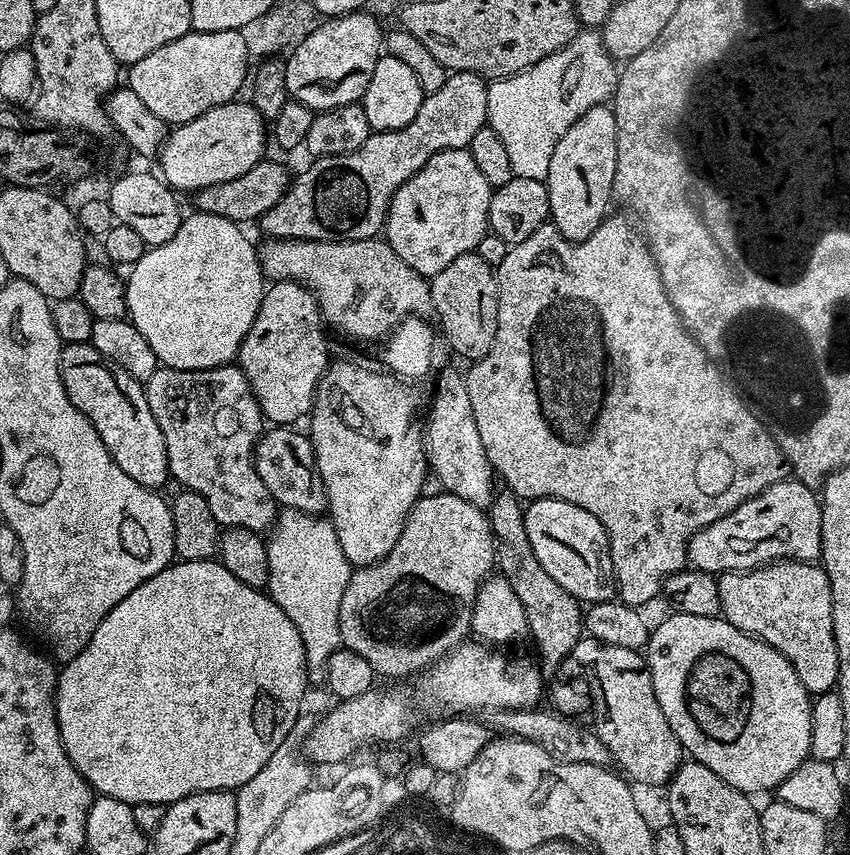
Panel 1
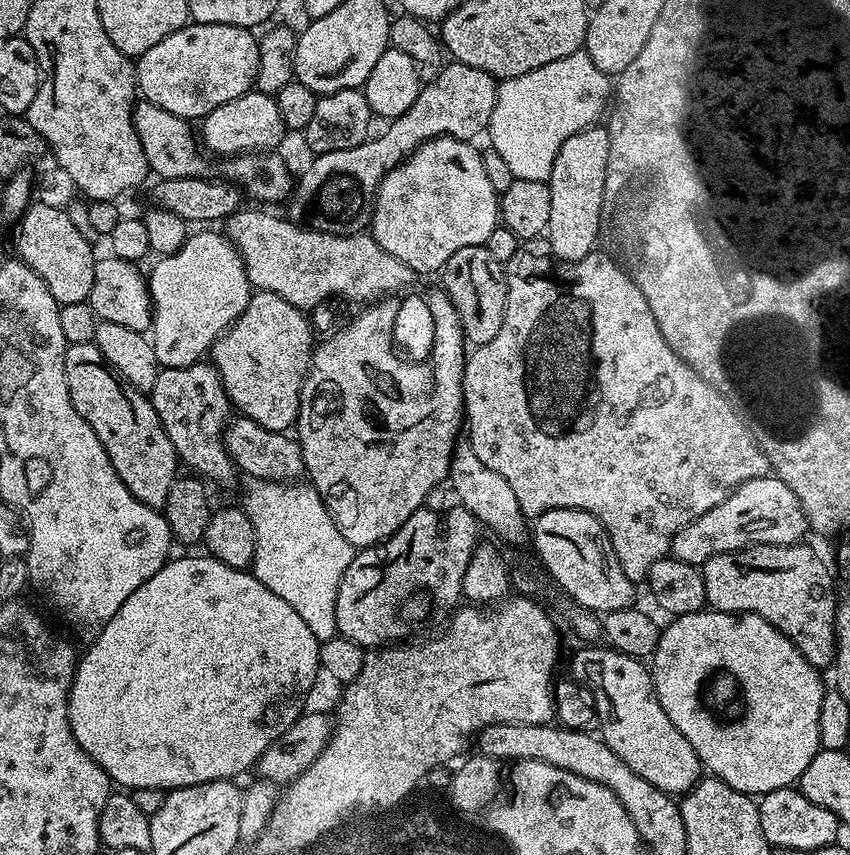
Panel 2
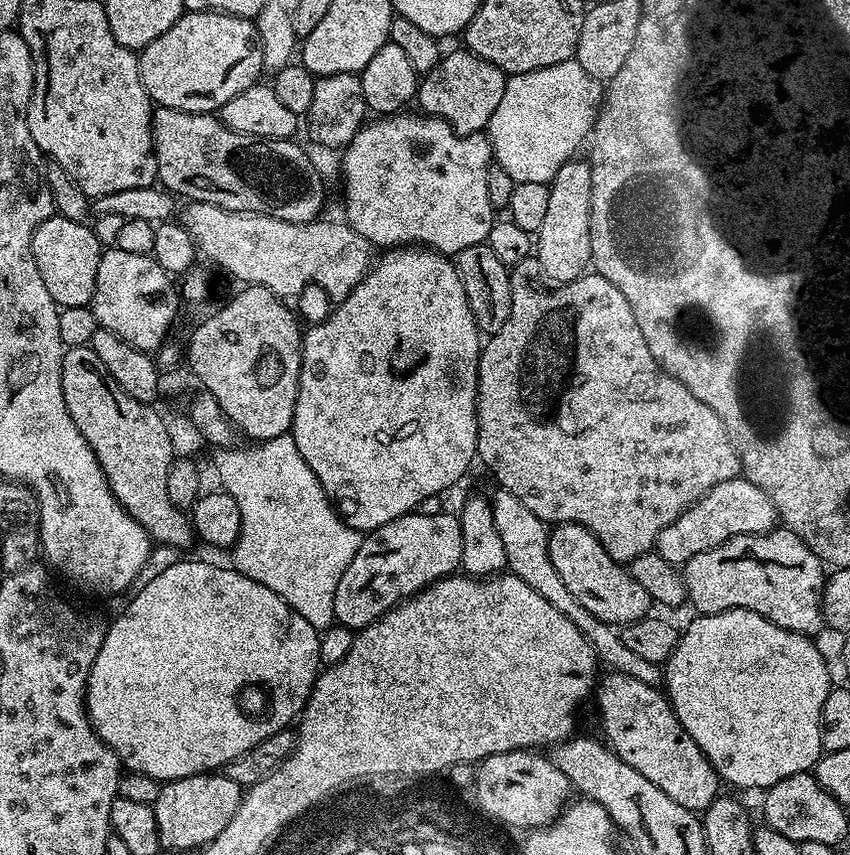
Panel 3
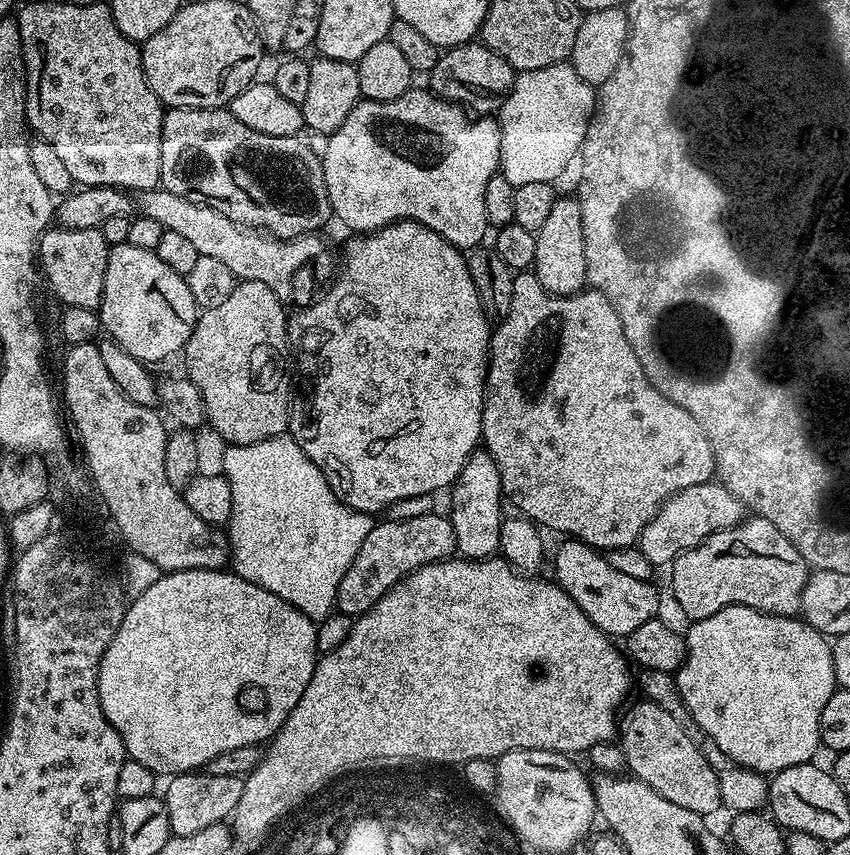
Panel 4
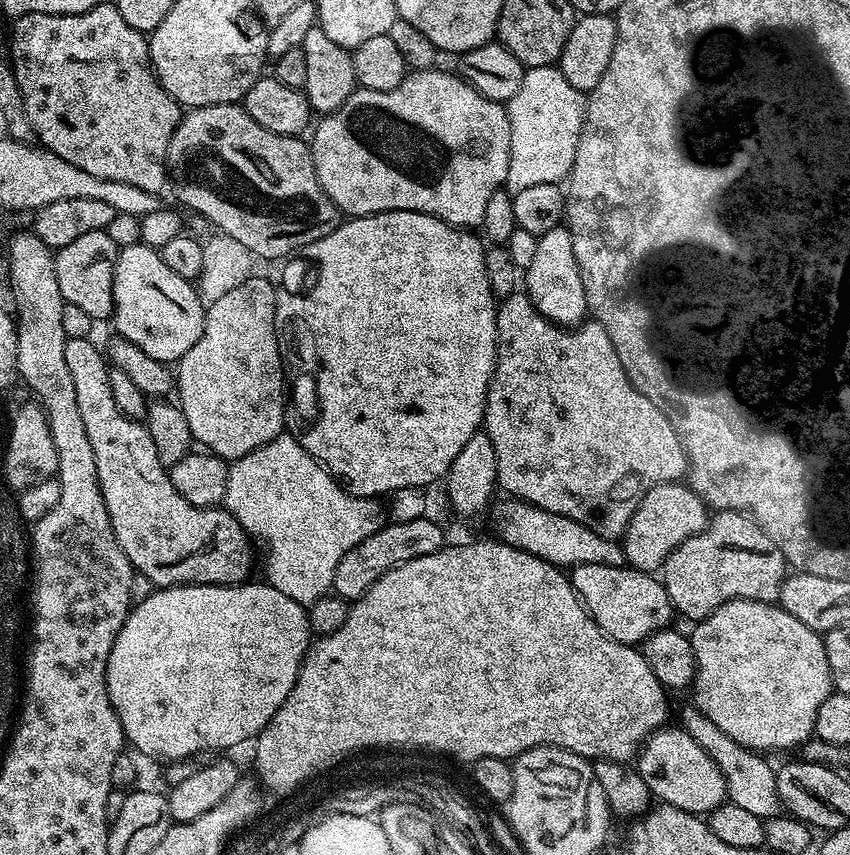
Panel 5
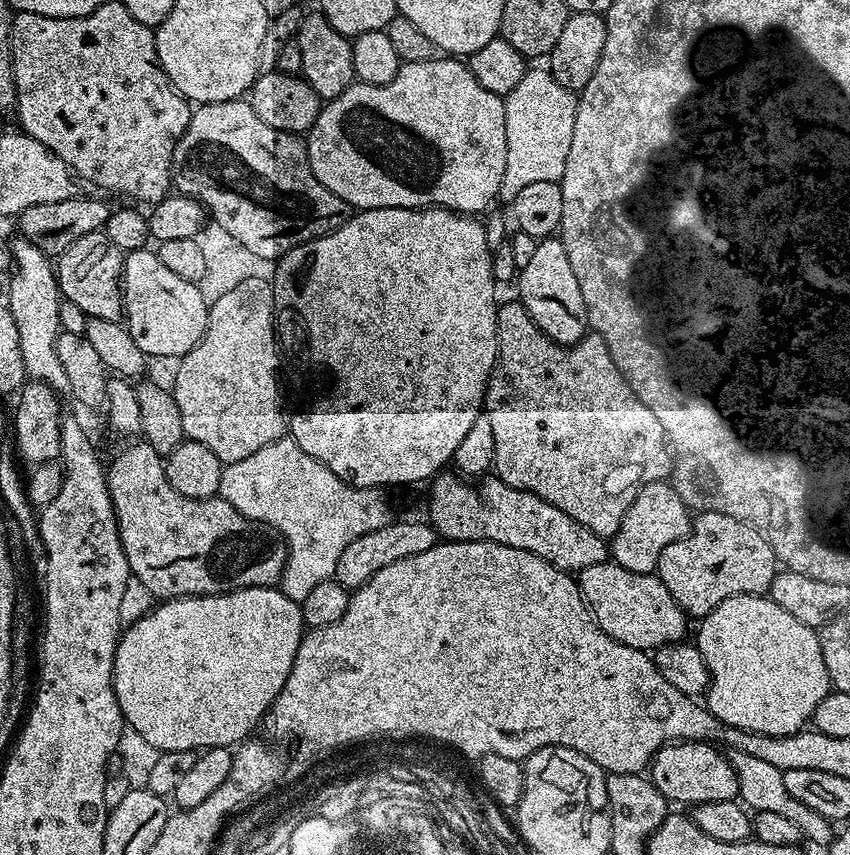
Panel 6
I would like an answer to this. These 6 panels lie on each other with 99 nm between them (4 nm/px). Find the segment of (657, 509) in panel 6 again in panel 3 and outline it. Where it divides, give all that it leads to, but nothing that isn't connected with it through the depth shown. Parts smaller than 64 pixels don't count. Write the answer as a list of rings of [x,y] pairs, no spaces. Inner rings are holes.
[[[737,478],[718,482],[701,500],[689,506],[662,534],[658,534],[654,551],[666,562],[682,566],[694,554],[710,550],[735,536],[745,536],[751,532],[770,532],[777,527],[778,517],[774,502],[758,486],[751,484],[747,478]]]

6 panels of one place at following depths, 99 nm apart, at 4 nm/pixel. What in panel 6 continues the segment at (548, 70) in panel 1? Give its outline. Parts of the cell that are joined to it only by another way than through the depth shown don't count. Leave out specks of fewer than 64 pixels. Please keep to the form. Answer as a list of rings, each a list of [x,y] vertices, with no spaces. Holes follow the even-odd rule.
[[[529,67],[522,82],[510,90],[504,101],[506,110],[506,174],[502,174],[499,199],[510,202],[525,186],[533,182],[558,182],[564,177],[566,157],[574,138],[574,118],[578,100],[569,88],[564,88],[552,77],[551,71]]]

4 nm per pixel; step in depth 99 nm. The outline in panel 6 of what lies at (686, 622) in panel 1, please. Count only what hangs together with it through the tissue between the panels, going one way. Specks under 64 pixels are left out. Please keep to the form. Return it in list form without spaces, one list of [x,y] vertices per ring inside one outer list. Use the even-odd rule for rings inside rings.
[[[764,594],[726,598],[726,602],[719,604],[709,616],[703,617],[699,624],[694,643],[708,667],[710,683],[706,706],[714,718],[732,728],[767,736],[789,736],[801,731],[811,721],[818,702],[822,702],[830,691],[817,629],[802,626],[798,618],[786,614],[782,606]]]

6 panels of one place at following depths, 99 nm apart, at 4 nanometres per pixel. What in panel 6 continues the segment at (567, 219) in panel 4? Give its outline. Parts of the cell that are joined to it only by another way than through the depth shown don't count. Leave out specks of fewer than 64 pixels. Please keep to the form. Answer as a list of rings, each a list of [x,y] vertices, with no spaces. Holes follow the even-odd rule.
[[[544,238],[537,243],[528,265],[519,269],[519,284],[519,303],[555,344],[576,344],[586,335],[586,302],[582,302],[582,289],[578,287],[578,278],[574,278],[570,258],[566,258],[564,244],[559,238]]]

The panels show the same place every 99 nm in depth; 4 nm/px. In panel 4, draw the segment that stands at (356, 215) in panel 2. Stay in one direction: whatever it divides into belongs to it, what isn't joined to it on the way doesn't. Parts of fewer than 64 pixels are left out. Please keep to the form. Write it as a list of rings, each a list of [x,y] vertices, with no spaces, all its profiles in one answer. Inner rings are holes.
[[[469,42],[449,48],[441,55],[430,74],[430,88],[443,100],[450,100],[473,113],[492,114],[512,93],[517,75],[516,69],[510,66],[510,62],[506,62],[506,58],[502,58],[482,42]]]

